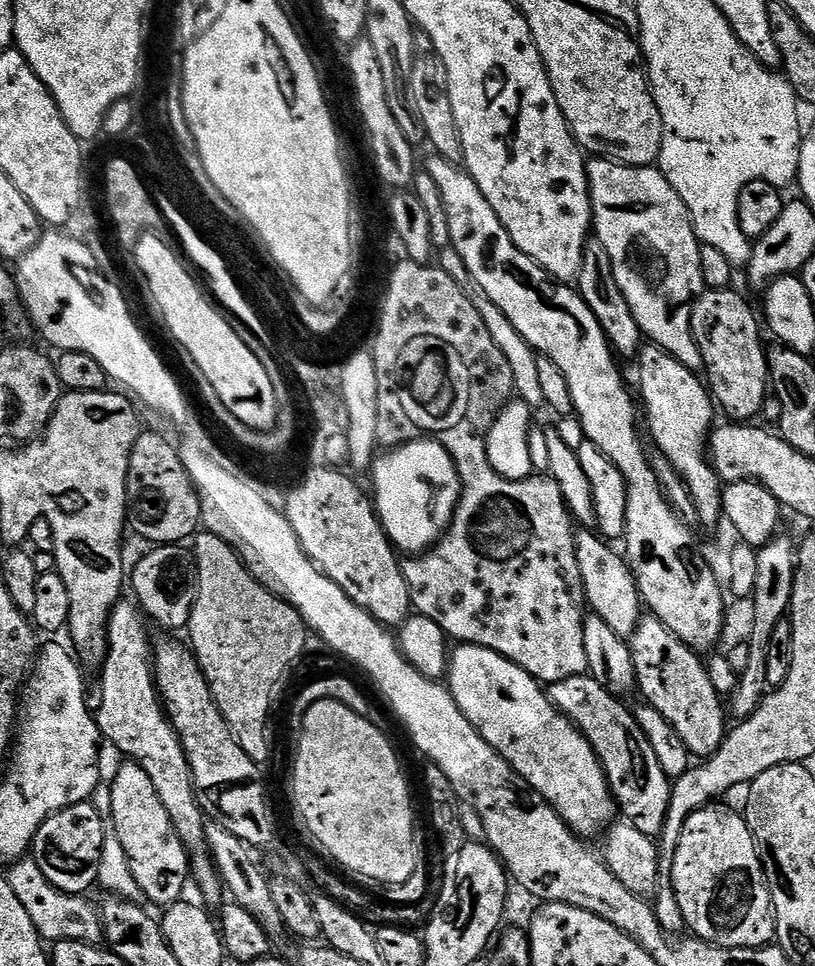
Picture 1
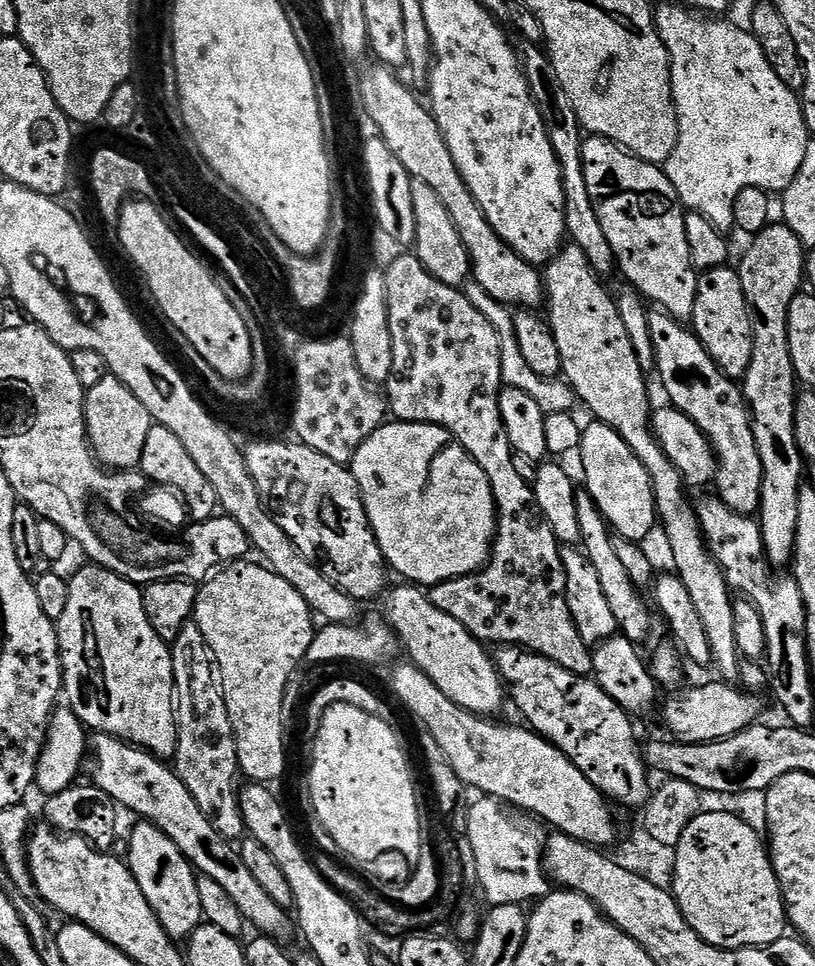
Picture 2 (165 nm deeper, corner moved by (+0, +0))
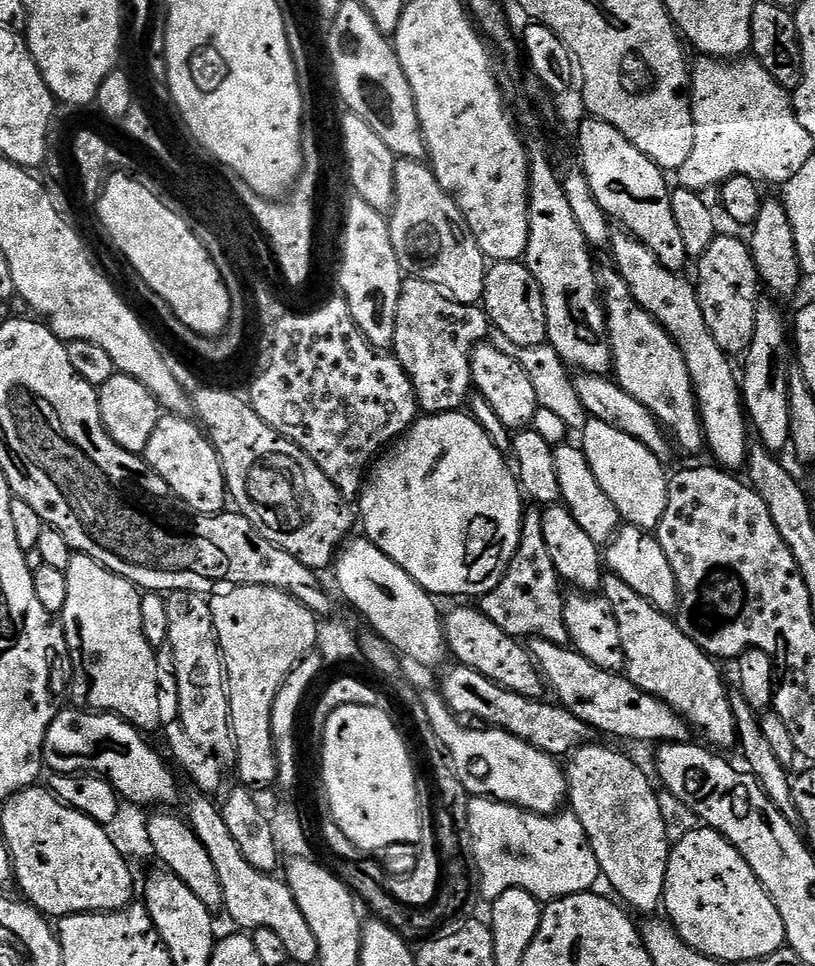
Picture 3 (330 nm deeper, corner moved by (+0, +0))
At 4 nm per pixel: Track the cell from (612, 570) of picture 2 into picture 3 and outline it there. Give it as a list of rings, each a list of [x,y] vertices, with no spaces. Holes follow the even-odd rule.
[[[604,577],[602,595],[610,602],[614,618],[618,618],[618,634],[622,634],[624,667],[628,681],[646,694],[666,702],[679,712],[693,729],[709,740],[713,749],[724,750],[737,743],[736,719],[732,713],[730,688],[720,677],[717,661],[707,656],[689,636],[682,634],[671,615],[659,612],[646,597],[631,589],[622,578]]]

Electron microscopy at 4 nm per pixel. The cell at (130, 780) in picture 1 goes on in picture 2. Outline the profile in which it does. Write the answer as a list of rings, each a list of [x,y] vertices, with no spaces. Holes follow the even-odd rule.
[[[147,822],[137,823],[132,836],[127,837],[128,852],[126,863],[134,874],[138,886],[142,886],[142,894],[146,894],[146,902],[154,910],[158,922],[162,922],[162,930],[173,940],[180,942],[191,936],[193,930],[204,920],[202,902],[198,902],[198,875],[191,862],[158,830],[158,826]]]

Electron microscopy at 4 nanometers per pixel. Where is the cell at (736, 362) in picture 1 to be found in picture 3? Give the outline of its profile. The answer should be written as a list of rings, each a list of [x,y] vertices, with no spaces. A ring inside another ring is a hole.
[[[717,234],[714,242],[710,242],[710,250],[700,256],[695,268],[698,306],[702,306],[702,314],[706,317],[706,326],[710,326],[710,334],[714,334],[714,342],[718,342],[729,357],[743,357],[754,338],[756,305],[762,299],[762,281],[751,247],[736,236]]]

